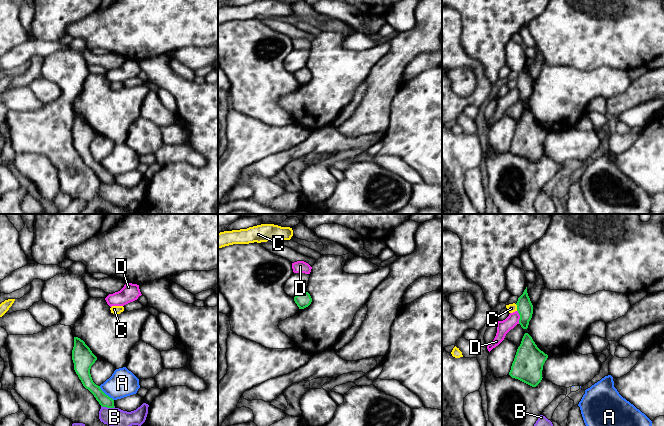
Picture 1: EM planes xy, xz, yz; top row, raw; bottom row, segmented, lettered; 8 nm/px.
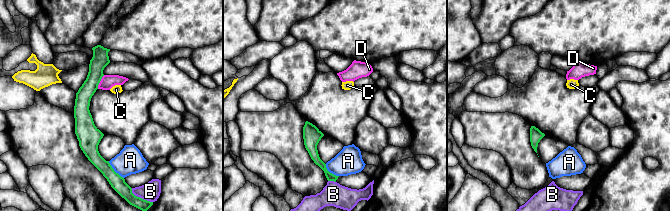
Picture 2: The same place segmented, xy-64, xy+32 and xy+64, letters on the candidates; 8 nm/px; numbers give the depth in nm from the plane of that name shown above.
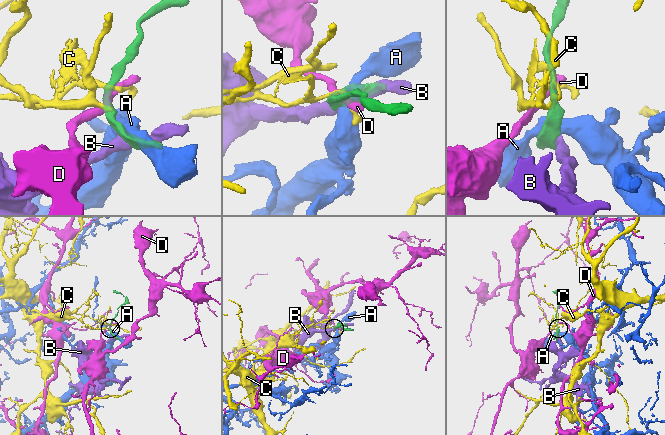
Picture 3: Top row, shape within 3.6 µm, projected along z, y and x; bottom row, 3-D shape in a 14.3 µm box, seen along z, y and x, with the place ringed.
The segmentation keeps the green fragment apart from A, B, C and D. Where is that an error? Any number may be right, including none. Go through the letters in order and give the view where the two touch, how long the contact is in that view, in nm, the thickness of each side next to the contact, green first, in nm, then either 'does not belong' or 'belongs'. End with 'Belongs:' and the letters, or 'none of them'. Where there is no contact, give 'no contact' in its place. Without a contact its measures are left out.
A: xy | 170 nm | 110/220 nm | does not belong
B: xy | 110 nm | 100/160 nm | does not belong
C: yz | 60 nm | 130/70 nm | does not belong
D: yz | 110 nm | 130/110 nm | does not belong
Belongs: none of them

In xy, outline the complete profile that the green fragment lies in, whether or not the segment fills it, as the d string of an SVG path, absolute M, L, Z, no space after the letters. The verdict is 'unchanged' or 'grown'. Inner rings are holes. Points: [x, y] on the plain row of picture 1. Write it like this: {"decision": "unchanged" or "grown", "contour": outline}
{"decision": "unchanged", "contour": "M74 113L72 136L74 139L74 146L83 162L94 171L102 183L114 184L114 176L106 171L101 166L100 162L93 158L91 153L90 145L97 136L97 133L92 129L85 118L78 113Z"}

